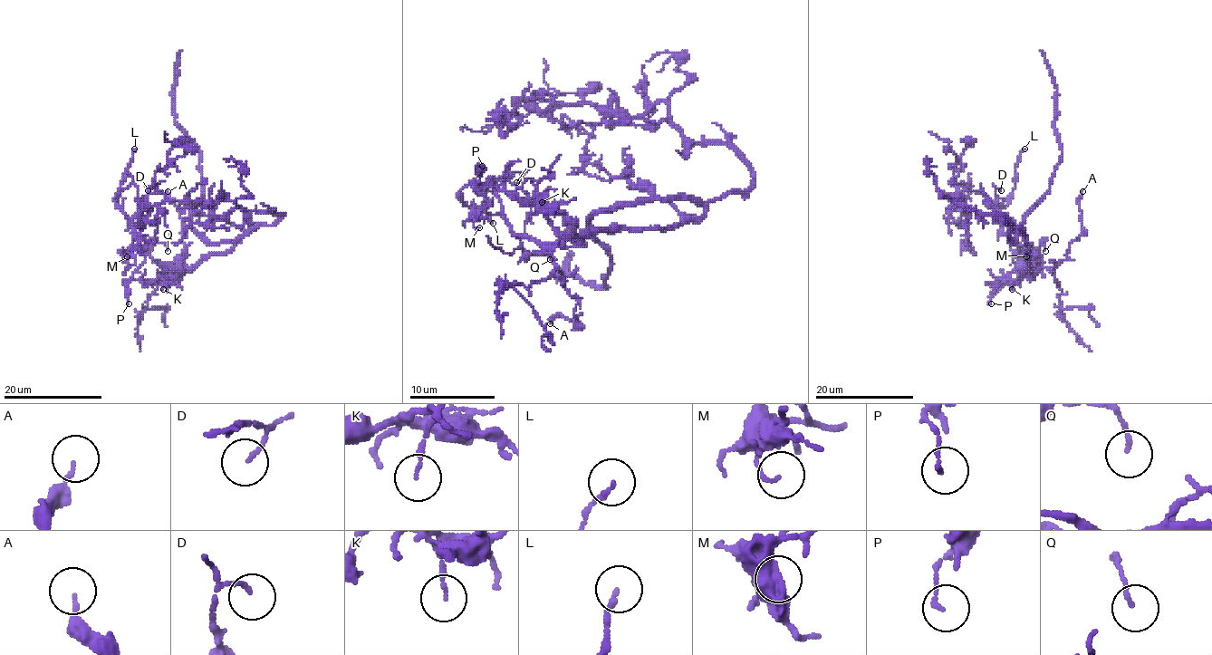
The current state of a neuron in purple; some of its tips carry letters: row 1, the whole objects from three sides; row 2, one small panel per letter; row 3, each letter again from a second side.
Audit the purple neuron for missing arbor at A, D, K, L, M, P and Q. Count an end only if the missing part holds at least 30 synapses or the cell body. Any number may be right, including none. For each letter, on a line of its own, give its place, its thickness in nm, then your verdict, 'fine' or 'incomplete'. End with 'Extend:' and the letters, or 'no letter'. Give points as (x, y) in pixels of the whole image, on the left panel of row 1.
A: at (168, 191); 130 nm thick; fine
D: at (148, 190); 120 nm thick; fine
K: at (163, 289); 110 nm thick; fine
L: at (134, 149); 140 nm thick; fine
M: at (127, 256); 110 nm thick; fine
P: at (129, 303); 120 nm thick; fine
Q: at (168, 251); 120 nm thick; fine
Extend: no letter

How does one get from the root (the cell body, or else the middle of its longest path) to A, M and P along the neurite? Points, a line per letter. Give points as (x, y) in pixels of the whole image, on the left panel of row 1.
A: (267, 225), (225, 253), (171, 269), (184, 243), (168, 191)
M: (267, 225), (250, 229), (225, 253), (209, 253), (191, 266), (154, 260), (143, 245), (129, 249), (127, 256)
P: (267, 225), (250, 229), (225, 253), (209, 253), (167, 279), (130, 280), (126, 285), (129, 303)

